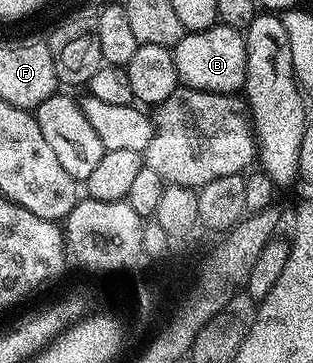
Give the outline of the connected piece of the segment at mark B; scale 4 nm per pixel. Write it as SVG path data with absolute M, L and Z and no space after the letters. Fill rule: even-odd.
M216 23L205 31L184 32L171 54L179 80L186 88L233 94L242 90L247 74L247 39L240 30Z

